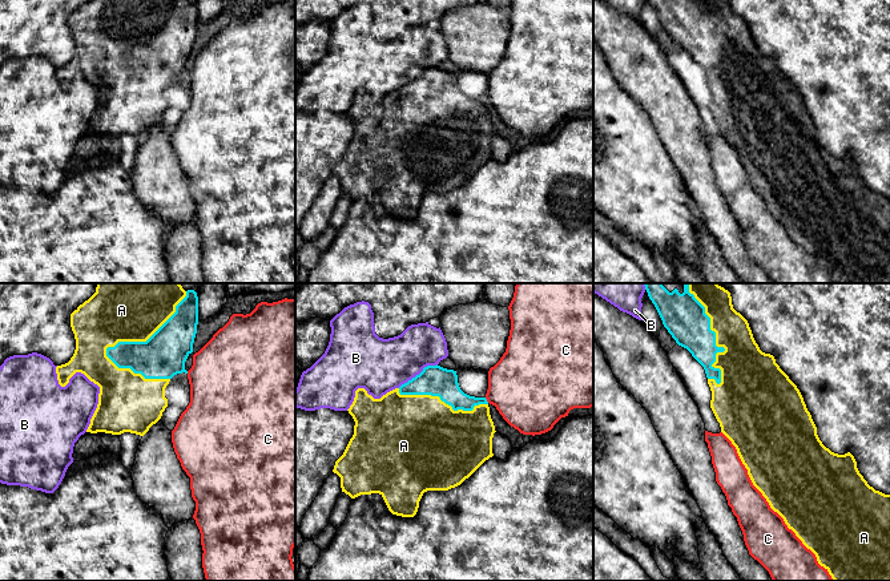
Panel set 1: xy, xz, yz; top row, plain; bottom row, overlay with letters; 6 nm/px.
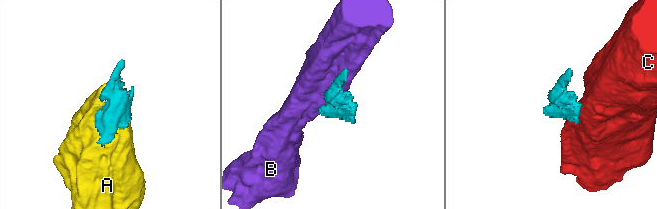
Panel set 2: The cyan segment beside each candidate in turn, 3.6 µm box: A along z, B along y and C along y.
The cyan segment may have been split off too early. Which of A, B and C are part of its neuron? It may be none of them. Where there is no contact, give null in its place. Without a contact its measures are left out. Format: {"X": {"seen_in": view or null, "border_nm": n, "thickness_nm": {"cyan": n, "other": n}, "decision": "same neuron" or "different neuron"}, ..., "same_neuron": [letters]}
{"A": {"seen_in": "xy", "border_nm": 650, "thickness_nm": {"cyan": 280, "other": 460}, "decision": "same neuron"}, "B": {"seen_in": "xz", "border_nm": 280, "thickness_nm": {"cyan": 190, "other": 320}, "decision": "different neuron"}, "C": {"seen_in": "xz", "border_nm": 40, "thickness_nm": {"cyan": 150, "other": 440}, "decision": "different neuron"}, "same_neuron": ["A"]}

